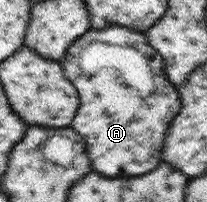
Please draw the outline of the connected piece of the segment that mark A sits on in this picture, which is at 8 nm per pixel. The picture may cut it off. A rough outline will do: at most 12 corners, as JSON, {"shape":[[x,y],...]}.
{"shape":[[92,28],[62,68],[92,168],[162,162],[180,96],[142,32]]}

